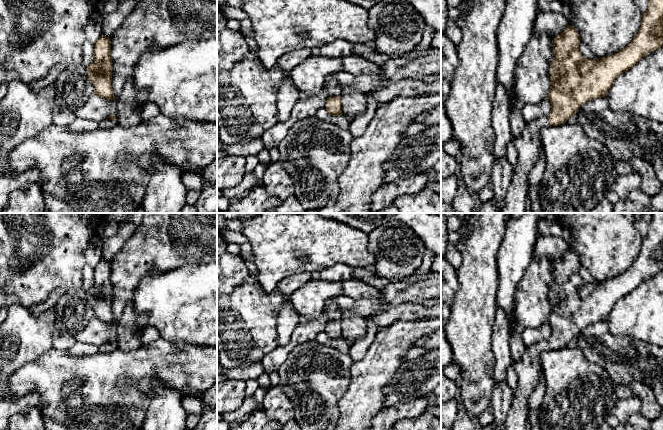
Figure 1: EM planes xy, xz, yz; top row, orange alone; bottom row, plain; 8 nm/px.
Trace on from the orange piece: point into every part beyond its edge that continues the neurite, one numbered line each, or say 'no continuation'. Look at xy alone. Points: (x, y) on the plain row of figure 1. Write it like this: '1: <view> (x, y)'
1: xy (105, 347)

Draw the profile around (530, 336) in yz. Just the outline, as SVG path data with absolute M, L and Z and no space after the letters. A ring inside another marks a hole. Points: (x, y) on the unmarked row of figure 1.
M545 322L539 327L527 328L522 332L522 339L526 347L541 341L548 341L550 336L551 328L548 322Z

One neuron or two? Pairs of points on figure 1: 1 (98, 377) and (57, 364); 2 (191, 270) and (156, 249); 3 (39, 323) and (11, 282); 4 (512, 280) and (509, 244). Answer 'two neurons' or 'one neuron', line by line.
1: one neuron
2: two neurons
3: two neurons
4: one neuron

